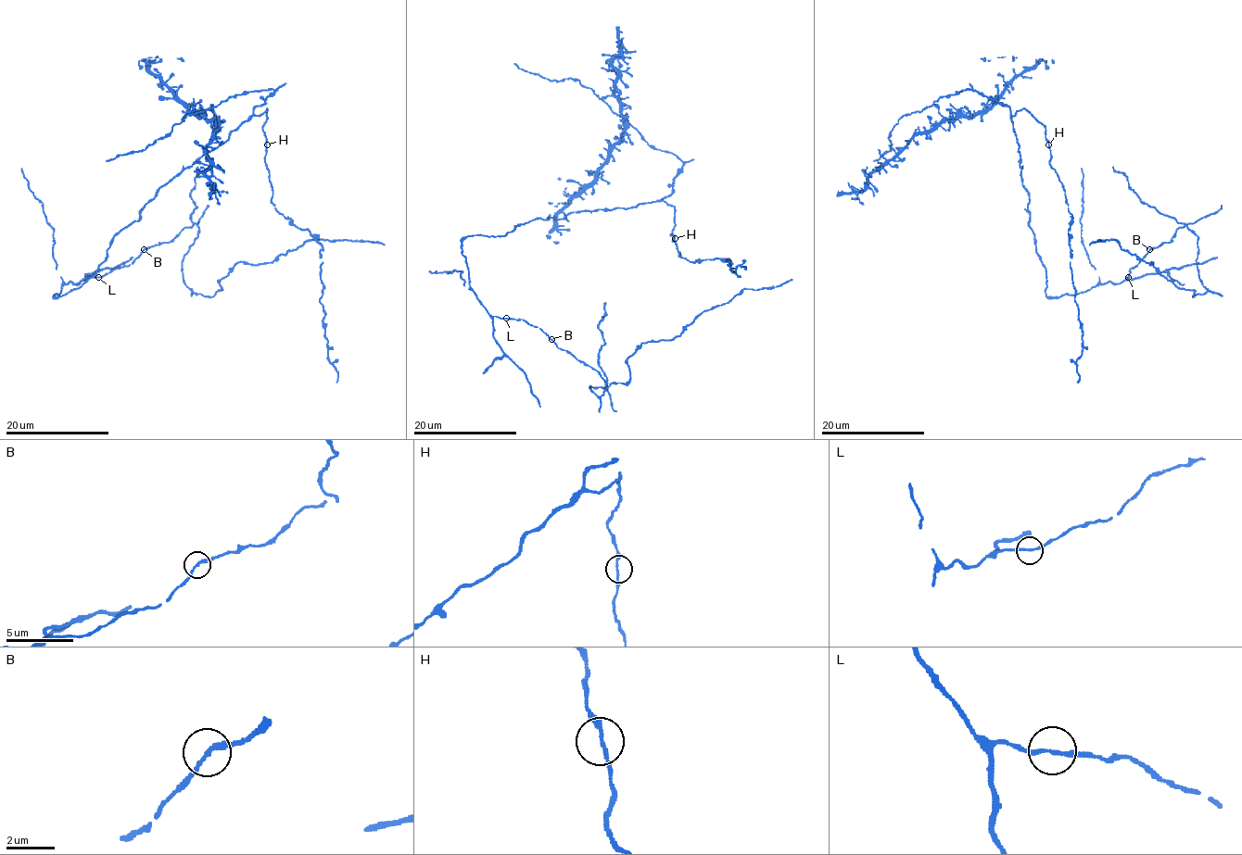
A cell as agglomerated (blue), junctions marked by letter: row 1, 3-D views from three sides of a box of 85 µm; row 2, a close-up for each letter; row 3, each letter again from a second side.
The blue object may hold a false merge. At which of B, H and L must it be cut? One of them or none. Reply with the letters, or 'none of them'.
none of them

